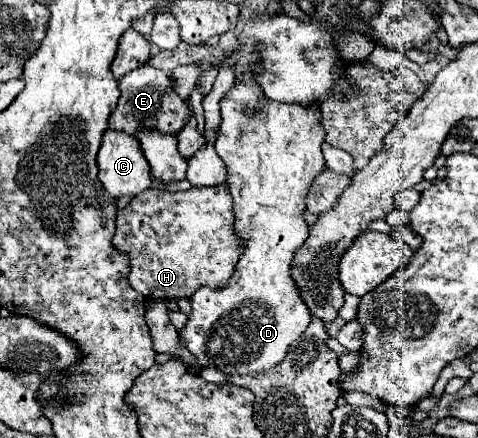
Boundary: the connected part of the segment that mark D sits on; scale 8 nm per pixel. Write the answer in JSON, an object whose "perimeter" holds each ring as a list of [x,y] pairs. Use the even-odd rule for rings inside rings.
{"perimeter":[[[245,74],[239,78],[239,84],[235,84],[221,100],[221,132],[215,140],[215,150],[219,154],[219,158],[225,162],[227,166],[227,188],[229,188],[229,194],[233,198],[233,214],[235,214],[235,236],[241,240],[241,246],[243,246],[243,254],[239,256],[237,264],[235,264],[235,272],[229,280],[229,286],[223,288],[223,290],[211,290],[211,288],[199,288],[195,292],[195,296],[191,298],[191,306],[193,306],[193,314],[187,318],[187,324],[185,328],[179,332],[179,336],[185,340],[185,346],[189,348],[189,352],[199,360],[201,366],[215,366],[219,368],[223,374],[257,374],[257,372],[267,372],[267,368],[273,368],[273,364],[279,364],[283,358],[285,358],[285,352],[287,348],[305,332],[305,328],[309,326],[311,322],[311,314],[309,314],[309,308],[307,304],[303,302],[301,298],[301,292],[295,284],[295,280],[291,278],[291,260],[295,256],[295,252],[305,244],[307,236],[309,236],[309,224],[305,222],[303,218],[303,212],[305,212],[305,196],[307,196],[307,190],[309,186],[313,184],[313,180],[321,174],[321,170],[325,168],[325,160],[321,156],[321,140],[325,140],[325,130],[321,128],[321,112],[317,112],[317,106],[313,108],[301,108],[299,104],[293,106],[293,104],[279,104],[279,102],[269,102],[265,100],[265,96],[261,96],[261,92],[257,92],[257,88],[253,88],[253,78],[251,74]],[[243,104],[257,104],[257,108],[261,108],[263,112],[259,112],[255,118],[253,118],[253,124],[249,124],[249,116],[241,116],[241,106]]]}

